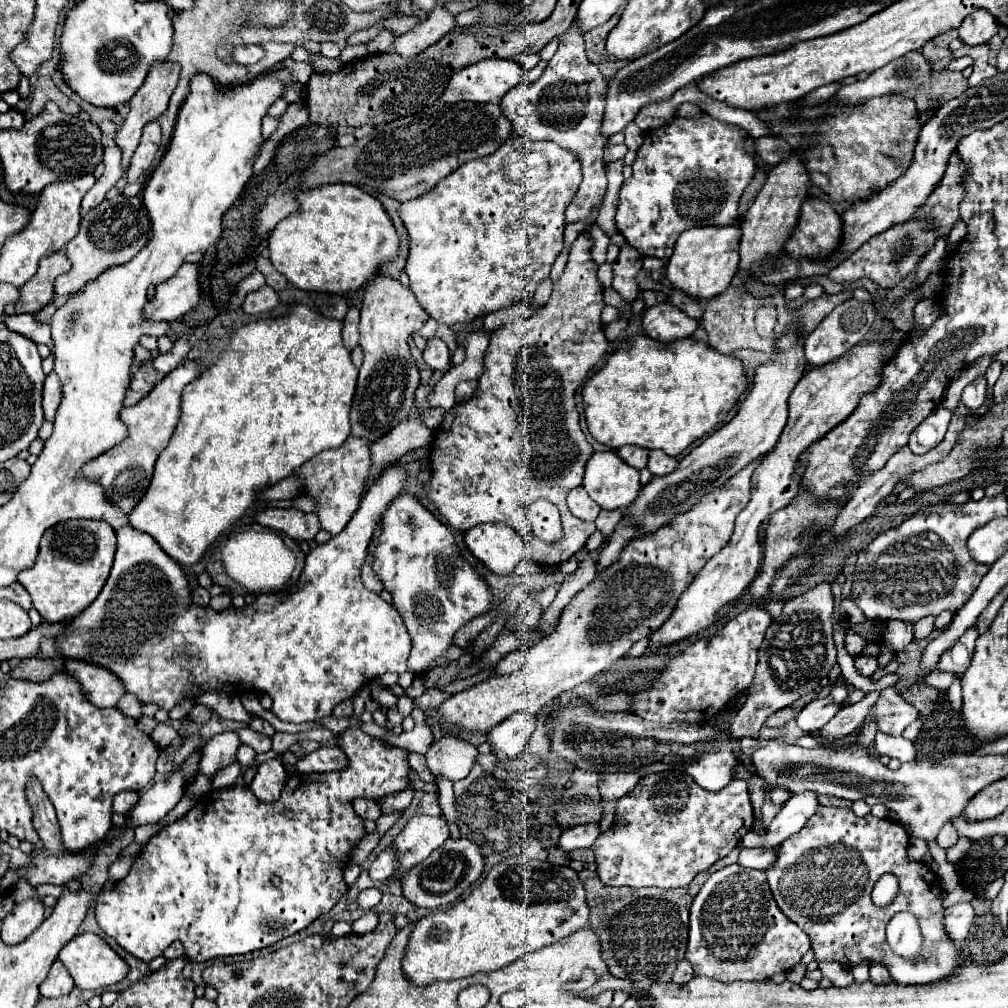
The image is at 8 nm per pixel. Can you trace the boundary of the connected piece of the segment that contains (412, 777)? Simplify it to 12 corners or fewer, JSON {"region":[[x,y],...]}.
{"region":[[415,770],[409,772],[407,788],[438,793],[435,785],[422,781]]}

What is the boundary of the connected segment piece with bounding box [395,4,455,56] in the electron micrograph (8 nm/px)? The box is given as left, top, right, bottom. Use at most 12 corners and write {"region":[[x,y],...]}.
{"region":[[437,4],[425,20],[395,38],[401,56],[417,56],[455,30]]}

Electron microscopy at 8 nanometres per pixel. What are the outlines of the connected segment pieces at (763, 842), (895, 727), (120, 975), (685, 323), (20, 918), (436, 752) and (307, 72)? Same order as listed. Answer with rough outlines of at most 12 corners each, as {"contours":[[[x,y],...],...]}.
{"contours":[[[801,792],[745,848],[775,848],[817,812],[817,792]],[[881,690],[881,702],[867,722],[877,718],[881,732],[899,736],[919,710]],[[97,934],[67,942],[59,960],[81,990],[121,982],[129,966]],[[663,302],[645,310],[649,338],[673,342],[691,336],[697,320]],[[37,898],[17,902],[3,920],[5,944],[23,942],[45,918]],[[457,736],[433,742],[427,770],[451,782],[473,768],[477,748]],[[287,58],[285,68],[293,68],[297,82],[305,84],[313,74],[313,66]]]}

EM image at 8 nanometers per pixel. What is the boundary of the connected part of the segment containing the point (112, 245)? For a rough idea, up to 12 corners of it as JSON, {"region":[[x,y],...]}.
{"region":[[141,194],[101,202],[65,246],[71,296],[149,242]]}

